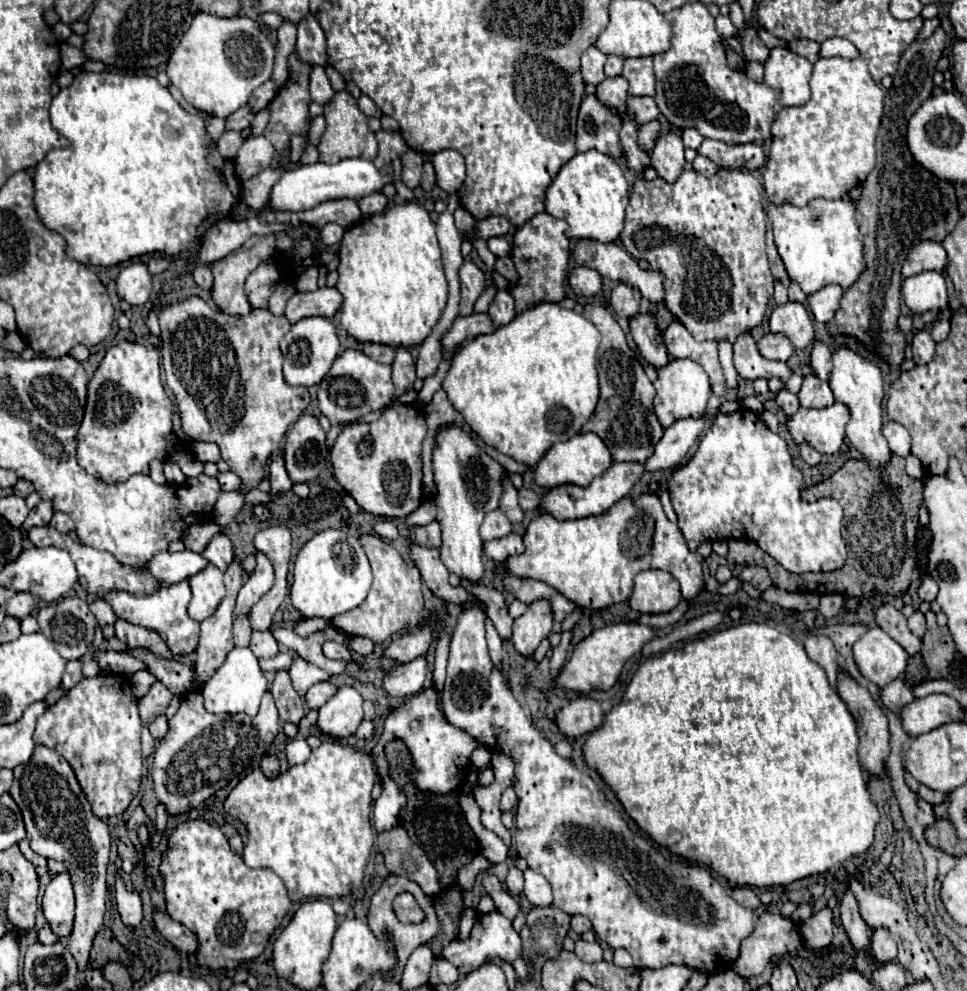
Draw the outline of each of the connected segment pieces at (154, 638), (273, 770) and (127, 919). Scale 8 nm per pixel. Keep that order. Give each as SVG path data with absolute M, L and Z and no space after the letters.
M116 620L114 626L116 626L116 638L126 642L130 648L150 650L152 654L160 654L166 660L174 660L174 654L170 652L168 644L164 644L162 636L158 636L158 632L152 632L144 626L128 624L126 620Z
M266 754L260 762L260 768L264 772L266 778L276 778L280 774L280 764L278 764L278 758L272 756L272 754Z
M116 872L116 904L118 912L122 916L122 922L130 928L136 928L142 922L142 900L138 894L132 894L126 890L124 880Z

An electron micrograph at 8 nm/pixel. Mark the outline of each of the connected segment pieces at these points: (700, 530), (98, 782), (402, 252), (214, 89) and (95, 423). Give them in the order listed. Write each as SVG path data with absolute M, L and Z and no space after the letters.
M740 408L740 410L734 412L734 414L718 414L718 416L714 418L712 426L708 428L708 432L704 434L704 438L702 438L702 442L700 442L694 458L692 458L686 466L678 468L678 470L672 474L668 486L670 486L672 506L674 506L676 514L678 514L678 526L680 526L680 530L682 530L682 534L684 534L690 550L696 550L696 548L700 546L700 542L704 542L704 540L714 542L714 540L720 540L720 538L722 538L722 540L730 540L730 538L742 538L742 536L744 536L746 540L754 540L762 550L766 550L772 558L776 558L786 570L796 572L796 574L800 574L800 572L832 572L832 570L838 570L838 568L844 566L844 560L846 560L846 542L844 542L844 538L842 538L842 508L840 508L840 504L838 504L836 500L830 500L830 498L818 500L818 502L812 502L812 504L801 500L802 472L800 472L796 466L792 466L786 440L780 438L778 434L772 434L772 432L768 430L768 426L766 426L766 424L758 418L758 414L754 414L752 410Z
M106 674L106 676L94 676L94 678L82 678L72 690L68 690L68 696L64 700L58 700L54 706L40 716L34 732L36 744L54 748L60 752L68 764L72 766L80 788L84 790L94 816L108 820L110 816L120 816L132 798L136 796L142 778L142 752L141 752L142 723L138 716L136 696L132 694L132 684L128 676L118 674Z
M416 202L392 204L386 212L370 216L344 232L340 244L340 278L336 288L344 296L340 324L358 342L376 342L392 348L410 348L422 344L438 324L448 298L448 282L442 270L436 224Z
M196 14L192 20L192 26L180 40L178 48L172 52L166 72L168 72L170 82L182 92L188 104L192 104L198 110L204 110L210 116L226 118L232 112L236 112L240 106L246 106L248 96L252 94L256 86L270 80L272 64L274 64L274 44L262 32L256 20L240 18L240 16L216 18L212 14Z
M118 342L108 348L94 378L88 384L86 414L78 432L78 462L82 468L106 484L118 484L134 474L148 474L150 460L166 458L166 434L174 432L172 402L160 382L160 354L136 342Z

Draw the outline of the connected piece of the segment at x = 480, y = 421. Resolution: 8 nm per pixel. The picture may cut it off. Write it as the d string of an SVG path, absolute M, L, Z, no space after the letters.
M540 302L518 314L510 324L496 328L492 334L468 340L454 356L442 388L448 392L452 406L466 418L472 430L498 452L516 462L536 466L552 444L570 440L592 416L599 400L596 352L600 332L582 314L562 308L558 302Z

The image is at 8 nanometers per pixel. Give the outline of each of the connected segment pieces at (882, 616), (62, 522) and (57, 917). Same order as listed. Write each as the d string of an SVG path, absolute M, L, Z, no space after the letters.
M878 604L876 606L876 624L884 632L888 632L910 656L914 656L916 652L920 652L920 638L916 638L908 630L906 618L892 604Z
M54 512L52 520L50 520L50 528L56 528L58 532L68 534L68 532L74 530L74 522L72 522L72 518L70 518L68 514L64 514L64 512Z
M68 872L56 874L52 882L46 886L42 898L42 910L46 922L50 924L52 932L58 938L70 936L74 920L74 890Z

